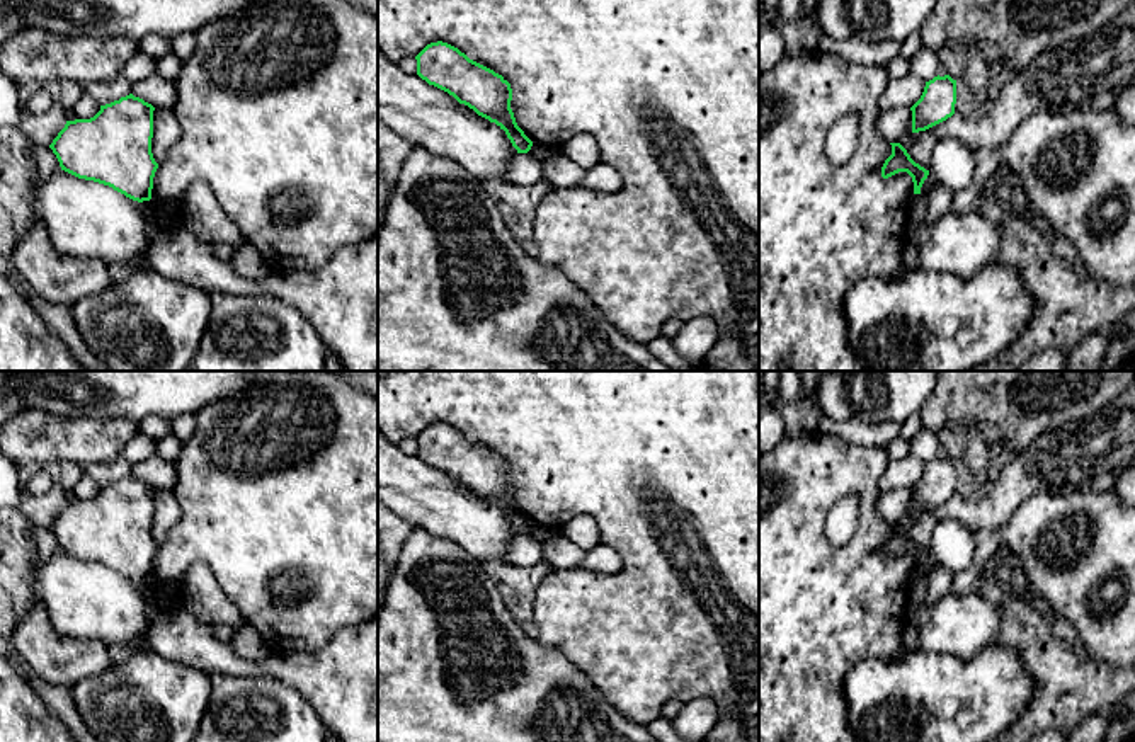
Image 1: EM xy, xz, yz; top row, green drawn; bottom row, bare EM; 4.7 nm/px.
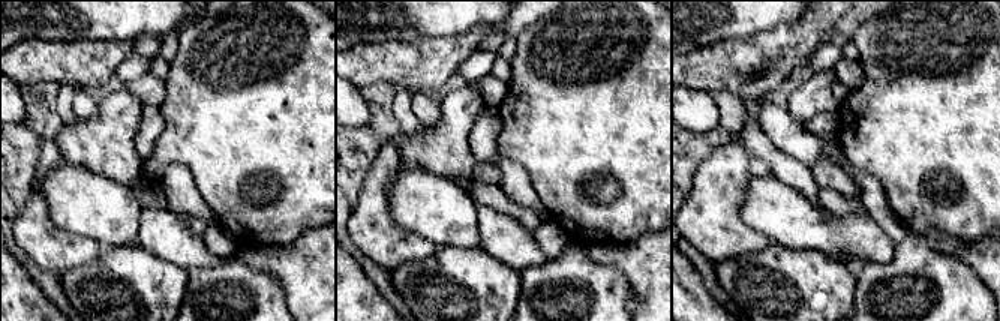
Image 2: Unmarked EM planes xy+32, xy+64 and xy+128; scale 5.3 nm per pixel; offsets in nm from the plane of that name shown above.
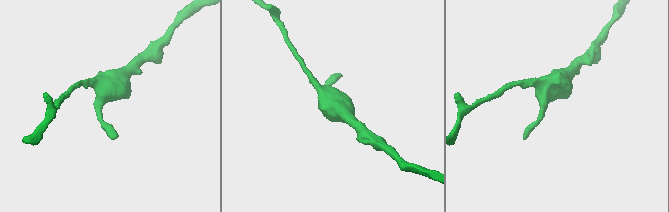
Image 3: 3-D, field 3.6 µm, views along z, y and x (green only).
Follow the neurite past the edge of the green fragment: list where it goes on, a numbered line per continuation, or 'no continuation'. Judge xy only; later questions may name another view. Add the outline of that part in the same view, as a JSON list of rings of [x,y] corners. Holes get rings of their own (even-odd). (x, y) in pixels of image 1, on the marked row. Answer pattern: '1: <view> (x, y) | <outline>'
no continuation

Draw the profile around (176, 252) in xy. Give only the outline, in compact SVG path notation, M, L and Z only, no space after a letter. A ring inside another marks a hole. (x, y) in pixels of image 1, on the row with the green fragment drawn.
M157 226L148 252L148 267L204 293L225 291L238 294L271 294L298 308L320 334L330 357L345 371L378 371L378 233L366 242L339 248L318 271L269 272L262 281L250 283L221 262L213 245L196 238L184 226Z

